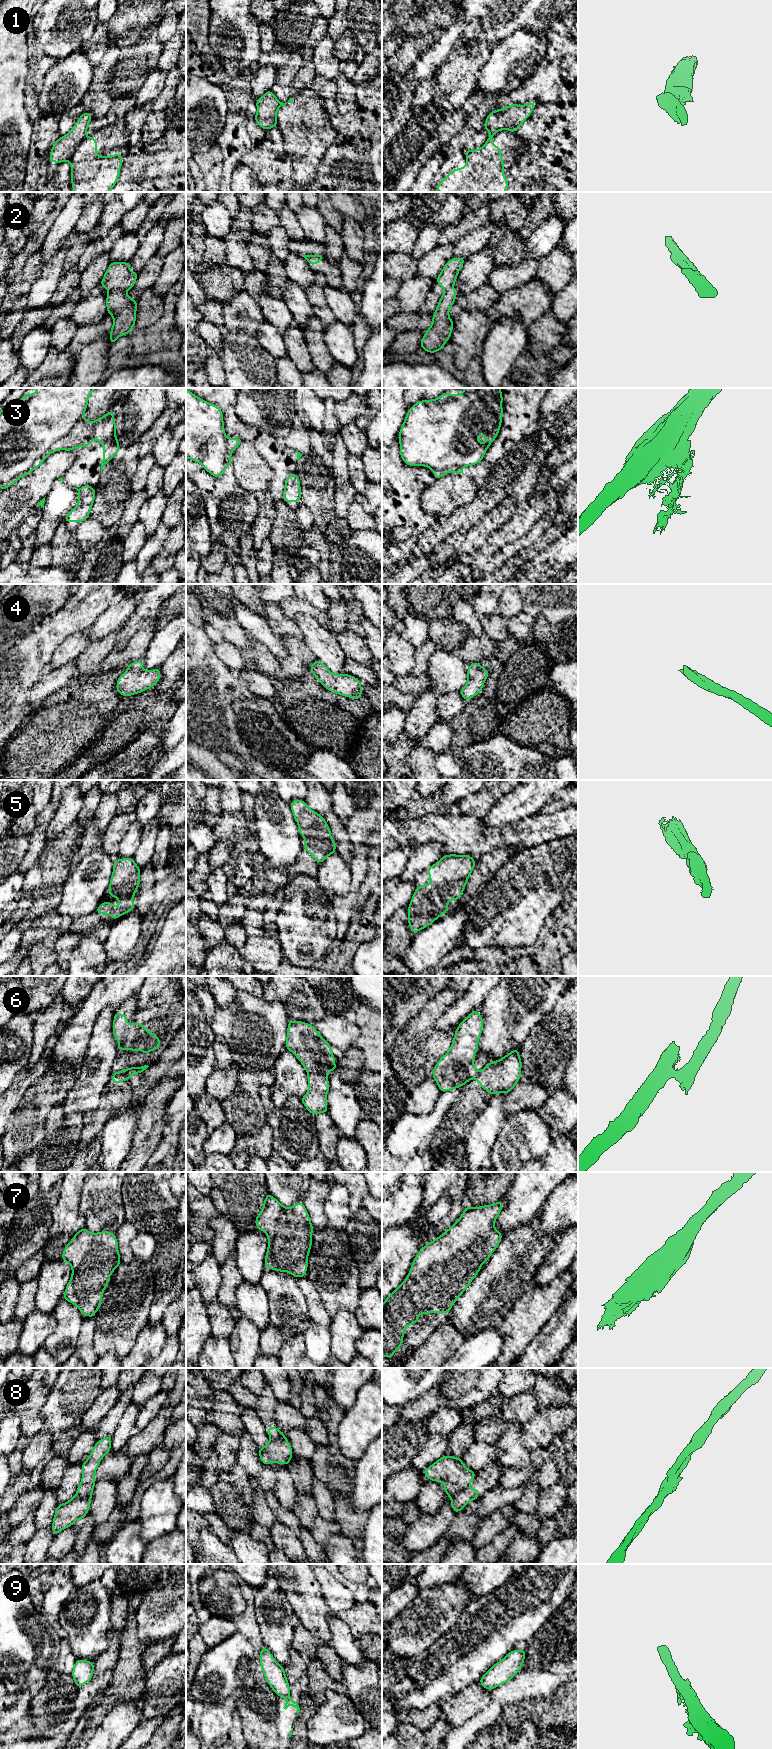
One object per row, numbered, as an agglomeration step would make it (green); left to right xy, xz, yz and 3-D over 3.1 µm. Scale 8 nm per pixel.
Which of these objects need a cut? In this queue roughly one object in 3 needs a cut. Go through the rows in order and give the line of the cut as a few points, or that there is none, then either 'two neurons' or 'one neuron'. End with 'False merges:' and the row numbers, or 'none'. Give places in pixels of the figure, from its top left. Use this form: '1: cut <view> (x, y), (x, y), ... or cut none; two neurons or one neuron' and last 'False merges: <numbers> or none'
1: cut xy (86, 135), (69, 160); two neurons
2: cut xy (125, 291), (112, 289), (109, 292); two neurons
3: cut xy (83, 414), (73, 427), (39, 457), (28, 470), (0, 484); two neurons
4: cut none; one neuron
5: cut none; one neuron
6: cut xz (308, 1071), (319, 1071), (325, 1075); two neurons
7: cut none; one neuron
8: cut yz (467, 1486), (451, 1498); two neurons
9: cut none; one neuron
False merges: 1, 2, 3, 6, 8

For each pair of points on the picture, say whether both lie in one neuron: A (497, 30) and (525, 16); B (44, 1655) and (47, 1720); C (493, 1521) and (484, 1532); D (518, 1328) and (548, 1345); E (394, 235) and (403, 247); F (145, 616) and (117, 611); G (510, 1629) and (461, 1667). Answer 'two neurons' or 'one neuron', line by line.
A: one neuron
B: two neurons
C: one neuron
D: two neurons
E: one neuron
F: two neurons
G: one neuron

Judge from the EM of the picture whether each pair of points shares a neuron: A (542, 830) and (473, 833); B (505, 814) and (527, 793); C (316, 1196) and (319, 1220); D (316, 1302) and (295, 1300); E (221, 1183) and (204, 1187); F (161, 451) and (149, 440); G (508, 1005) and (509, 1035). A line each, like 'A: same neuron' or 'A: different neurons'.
A: same neuron
B: same neuron
C: same neuron
D: different neurons
E: different neurons
F: different neurons
G: same neuron

